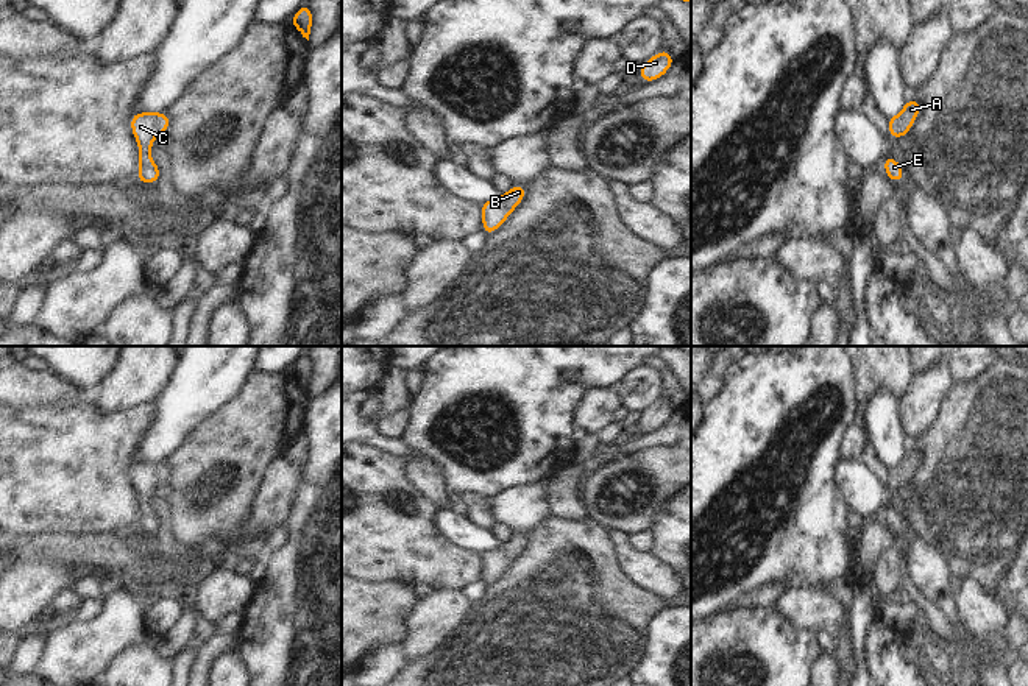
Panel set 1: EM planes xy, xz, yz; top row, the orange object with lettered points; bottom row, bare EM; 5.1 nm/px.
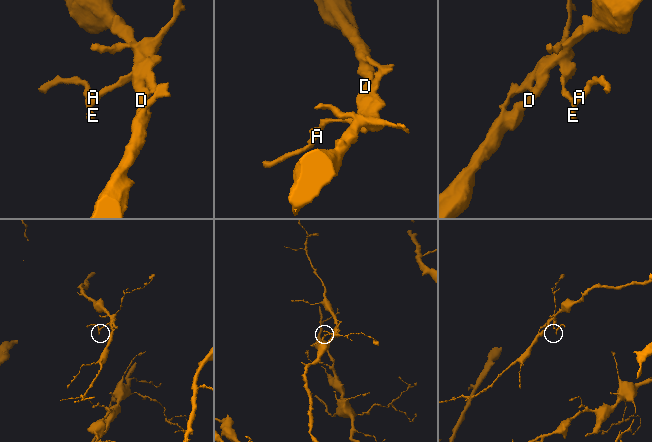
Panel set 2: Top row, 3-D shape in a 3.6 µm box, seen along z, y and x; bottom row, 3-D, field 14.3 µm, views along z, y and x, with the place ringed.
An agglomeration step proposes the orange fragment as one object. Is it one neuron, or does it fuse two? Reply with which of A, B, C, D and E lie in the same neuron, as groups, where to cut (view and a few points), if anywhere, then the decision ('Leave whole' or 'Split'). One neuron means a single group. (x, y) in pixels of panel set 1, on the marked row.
Groups: A B C D E. No split. Leave whole.

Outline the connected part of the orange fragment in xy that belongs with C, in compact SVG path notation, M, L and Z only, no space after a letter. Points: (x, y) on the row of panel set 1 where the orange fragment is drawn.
M136 112L129 120L131 131L139 145L137 179L142 186L158 182L161 179L161 168L151 157L153 140L167 133L170 118L167 112Z

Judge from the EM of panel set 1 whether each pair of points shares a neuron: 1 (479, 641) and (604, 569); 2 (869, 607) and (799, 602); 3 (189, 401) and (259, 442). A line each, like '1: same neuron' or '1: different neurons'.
1: same neuron
2: different neurons
3: different neurons

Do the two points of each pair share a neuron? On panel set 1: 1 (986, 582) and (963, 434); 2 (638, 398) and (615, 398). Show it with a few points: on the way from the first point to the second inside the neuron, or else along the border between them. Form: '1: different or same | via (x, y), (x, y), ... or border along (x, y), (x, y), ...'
1: same | via (978, 544), (977, 471)
2: different | border along (615, 387), (624, 406)

